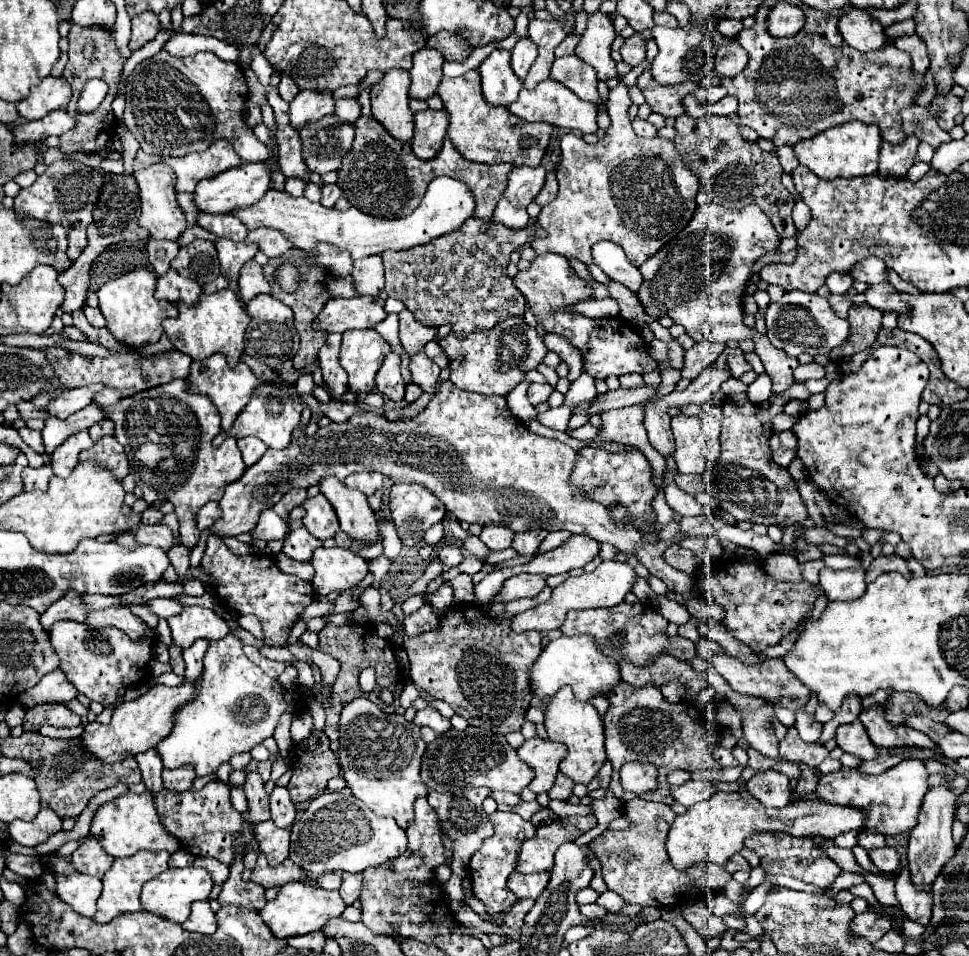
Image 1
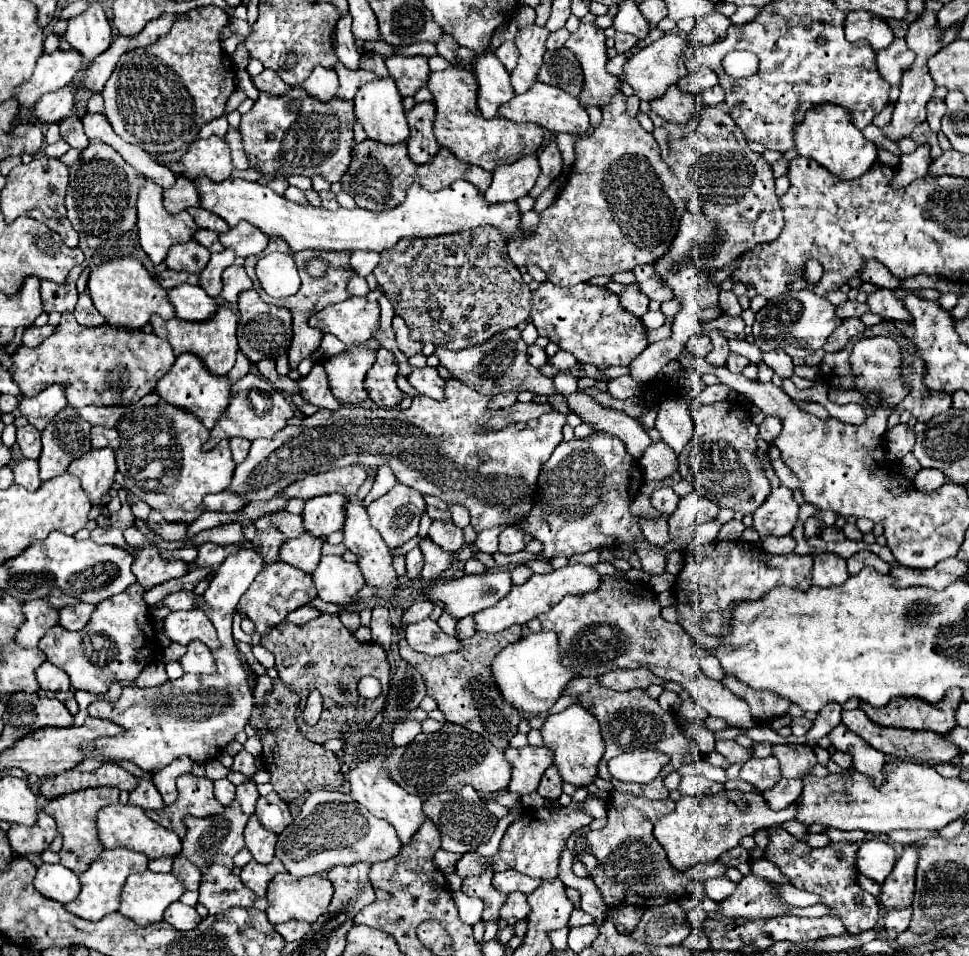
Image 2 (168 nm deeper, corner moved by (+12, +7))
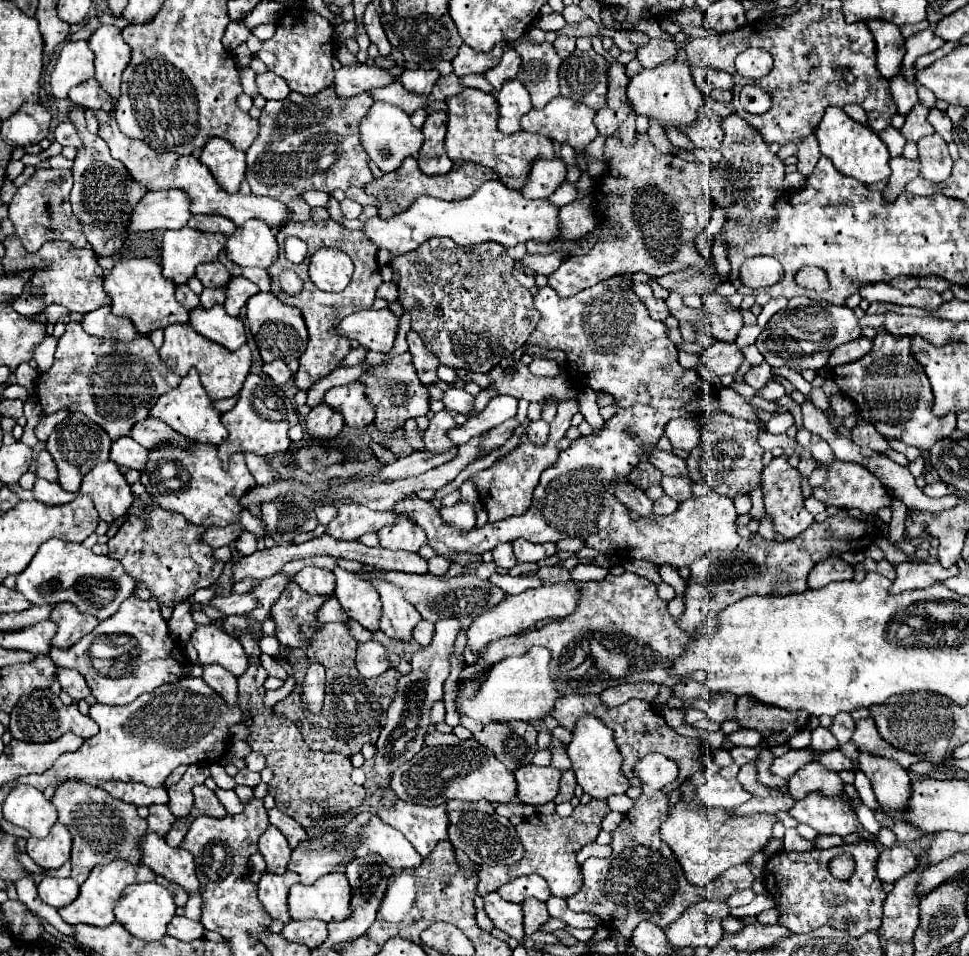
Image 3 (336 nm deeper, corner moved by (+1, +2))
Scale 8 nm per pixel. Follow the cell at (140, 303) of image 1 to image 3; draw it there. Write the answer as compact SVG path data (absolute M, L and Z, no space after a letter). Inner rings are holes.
M127 259L119 261L111 273L105 277L103 291L111 297L111 309L115 315L129 317L141 335L147 335L155 329L165 329L173 323L187 323L189 313L175 299L173 281L165 279L161 265L153 259Z

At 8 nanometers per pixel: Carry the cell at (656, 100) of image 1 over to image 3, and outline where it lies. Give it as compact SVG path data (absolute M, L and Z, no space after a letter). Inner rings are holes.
M705 105L699 113L699 119L691 125L681 129L699 149L721 149L723 141L723 129L721 129L721 117Z

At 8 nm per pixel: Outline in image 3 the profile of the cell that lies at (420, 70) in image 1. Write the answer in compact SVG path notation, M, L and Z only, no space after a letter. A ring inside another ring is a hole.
M405 69L403 75L399 77L401 85L407 89L407 91L413 91L413 93L423 93L423 95L429 95L435 81L439 79L439 71L431 69L431 71L425 71L425 69Z

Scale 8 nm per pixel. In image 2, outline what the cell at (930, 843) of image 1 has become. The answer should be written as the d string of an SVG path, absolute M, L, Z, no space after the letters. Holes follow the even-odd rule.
M904 846L902 856L894 864L894 870L882 884L882 904L890 908L908 908L914 896L914 876L918 864L918 850L914 846Z

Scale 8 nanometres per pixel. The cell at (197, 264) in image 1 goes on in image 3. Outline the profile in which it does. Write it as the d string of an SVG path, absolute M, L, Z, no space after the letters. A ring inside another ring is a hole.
M213 261L197 267L197 279L203 283L203 287L223 289L231 281L231 273L219 261Z

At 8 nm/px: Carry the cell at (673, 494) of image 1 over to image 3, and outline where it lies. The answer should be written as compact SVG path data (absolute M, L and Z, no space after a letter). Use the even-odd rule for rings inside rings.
M663 495L659 501L653 503L653 513L657 513L657 515L671 515L671 513L677 511L677 507L679 507L677 501L673 501L671 497Z

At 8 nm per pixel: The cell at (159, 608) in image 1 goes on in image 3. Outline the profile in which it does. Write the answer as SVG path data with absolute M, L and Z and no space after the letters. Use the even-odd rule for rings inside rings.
M233 593L227 597L211 599L211 607L217 607L223 615L243 615L257 607L257 599L251 593L245 593L245 595Z

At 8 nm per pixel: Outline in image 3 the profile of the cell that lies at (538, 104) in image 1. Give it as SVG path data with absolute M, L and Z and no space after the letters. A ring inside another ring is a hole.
M555 97L543 109L531 109L521 117L521 129L539 133L557 143L569 143L575 151L581 151L597 137L593 123L595 109L579 105L565 97Z

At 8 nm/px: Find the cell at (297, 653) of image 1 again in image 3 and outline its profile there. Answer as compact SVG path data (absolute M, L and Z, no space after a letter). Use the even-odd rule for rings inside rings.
M325 623L319 629L305 629L311 639L309 649L285 649L285 659L293 667L293 675L297 679L297 689L287 695L283 701L279 701L273 707L273 713L279 717L289 717L299 731L303 741L315 749L315 751L333 751L343 753L345 757L353 757L361 751L365 743L375 745L385 719L387 709L397 693L397 683L401 673L397 669L389 669L385 675L379 675L375 679L365 679L359 675L355 667L355 649L357 641L349 635L349 627L345 623ZM311 663L321 663L327 669L327 689L325 689L325 703L319 713L311 713L309 709L301 707L301 683L305 677L305 667ZM317 729L319 733L305 733L305 731Z

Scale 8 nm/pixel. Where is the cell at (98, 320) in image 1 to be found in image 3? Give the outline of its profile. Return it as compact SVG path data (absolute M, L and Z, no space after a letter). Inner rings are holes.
M101 307L101 309L95 309L95 311L87 313L83 317L81 325L89 335L105 337L105 339L133 341L133 339L137 339L141 335L127 317L113 315L111 307Z

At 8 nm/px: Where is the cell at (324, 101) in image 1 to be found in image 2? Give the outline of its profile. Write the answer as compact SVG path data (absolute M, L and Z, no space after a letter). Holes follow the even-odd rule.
M316 66L312 70L310 78L306 78L300 84L300 88L308 96L312 96L312 98L316 98L320 102L330 102L334 98L334 94L336 94L336 88L338 88L338 74L334 70L330 70L330 68Z

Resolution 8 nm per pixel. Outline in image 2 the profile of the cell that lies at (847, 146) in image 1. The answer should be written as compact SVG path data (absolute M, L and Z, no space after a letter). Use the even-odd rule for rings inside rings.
M826 104L820 110L808 112L806 120L796 124L794 148L800 156L822 164L838 180L854 180L854 178L862 176L874 164L874 160L878 156L874 142L866 140L862 136L862 132L852 124L850 112L844 112L844 108L838 108L832 104Z

